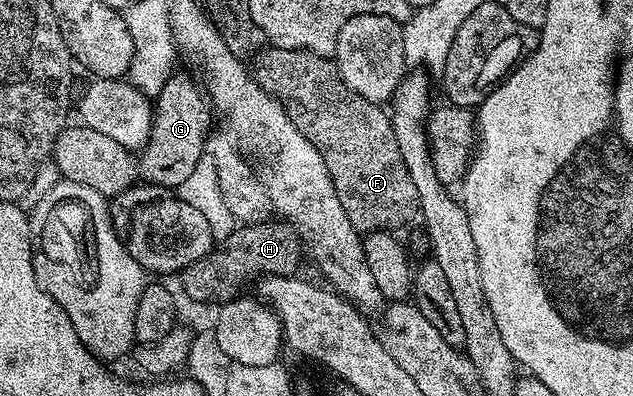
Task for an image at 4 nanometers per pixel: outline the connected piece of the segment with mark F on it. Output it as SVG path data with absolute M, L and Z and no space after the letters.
M270 45L259 51L253 60L252 74L272 98L280 100L292 125L296 125L296 129L300 129L300 133L304 133L304 137L312 141L316 153L324 157L324 165L328 165L332 185L336 185L336 197L340 197L340 205L344 205L348 221L352 221L358 232L393 232L398 229L394 227L404 226L413 215L415 218L418 211L416 185L412 185L412 177L408 177L408 165L404 165L404 157L400 157L396 133L392 133L391 116L387 112L385 115L379 104L370 103L352 89L348 89L333 58L311 51Z

